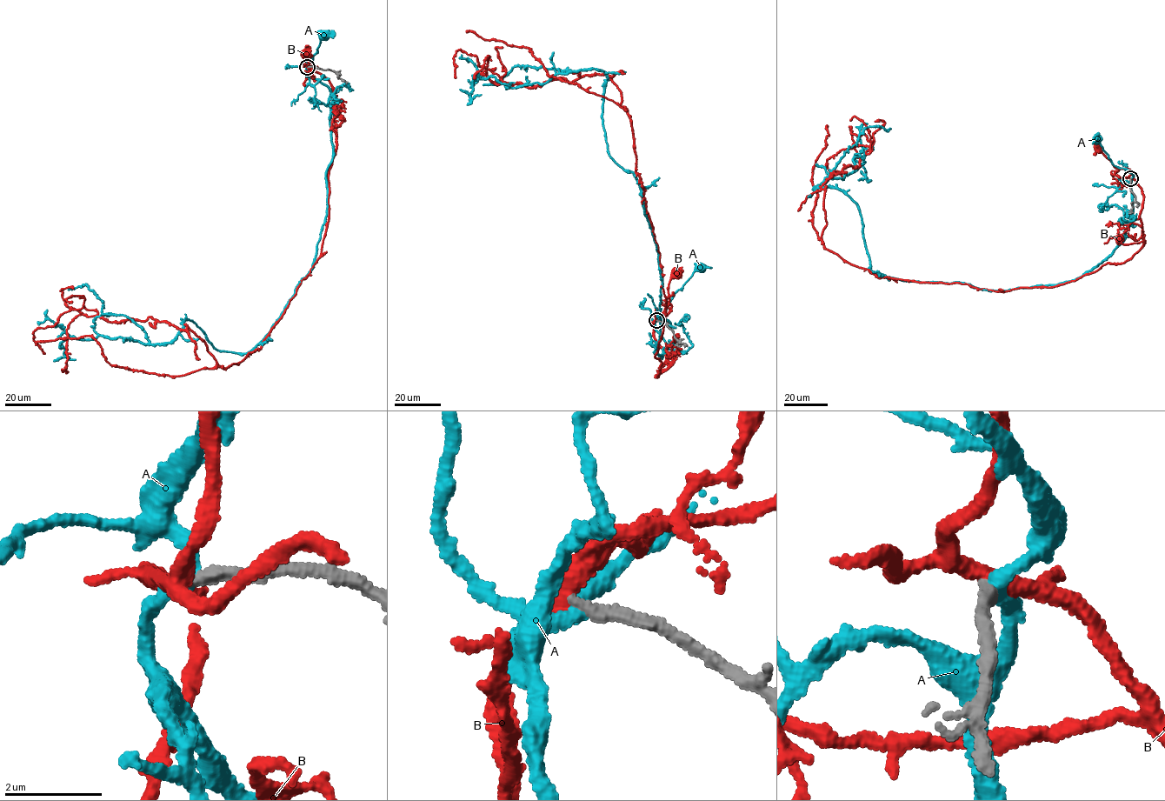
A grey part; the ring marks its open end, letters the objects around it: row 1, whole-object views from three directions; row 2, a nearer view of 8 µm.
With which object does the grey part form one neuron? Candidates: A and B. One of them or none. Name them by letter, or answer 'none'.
none

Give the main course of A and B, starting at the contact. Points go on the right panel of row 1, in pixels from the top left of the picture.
A: (1130, 178), (1132, 172), (1113, 164), (1096, 139)
B: (1130, 178), (1130, 170), (1115, 168), (1099, 148)

